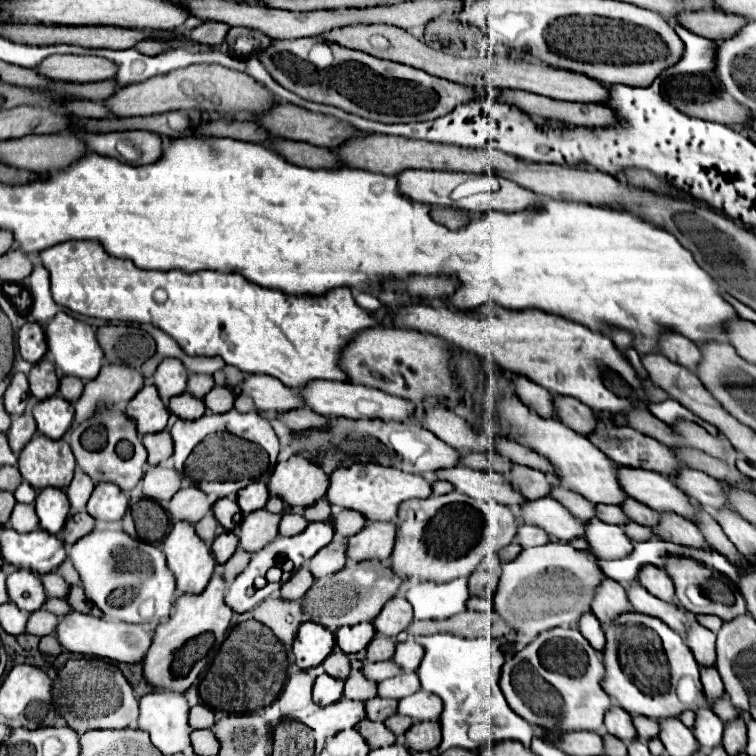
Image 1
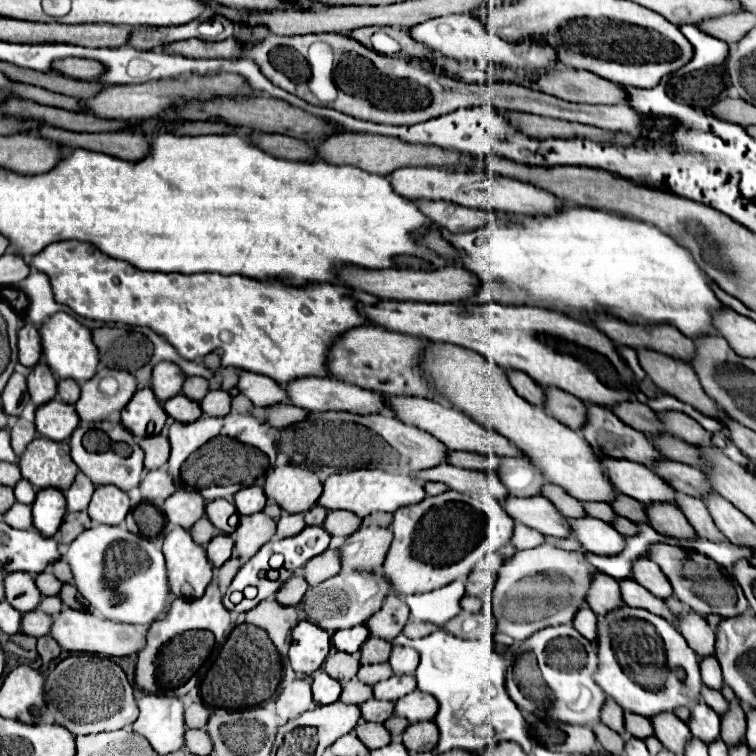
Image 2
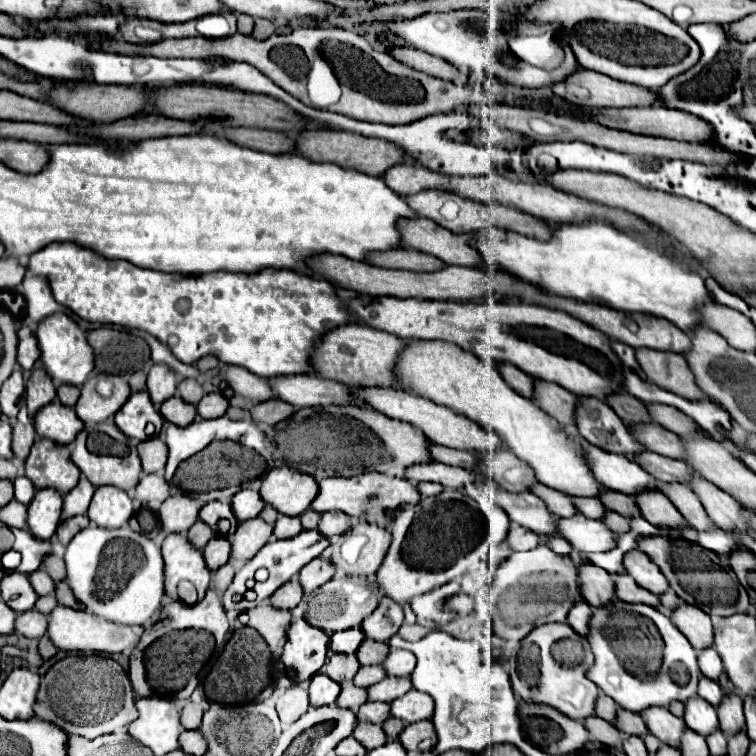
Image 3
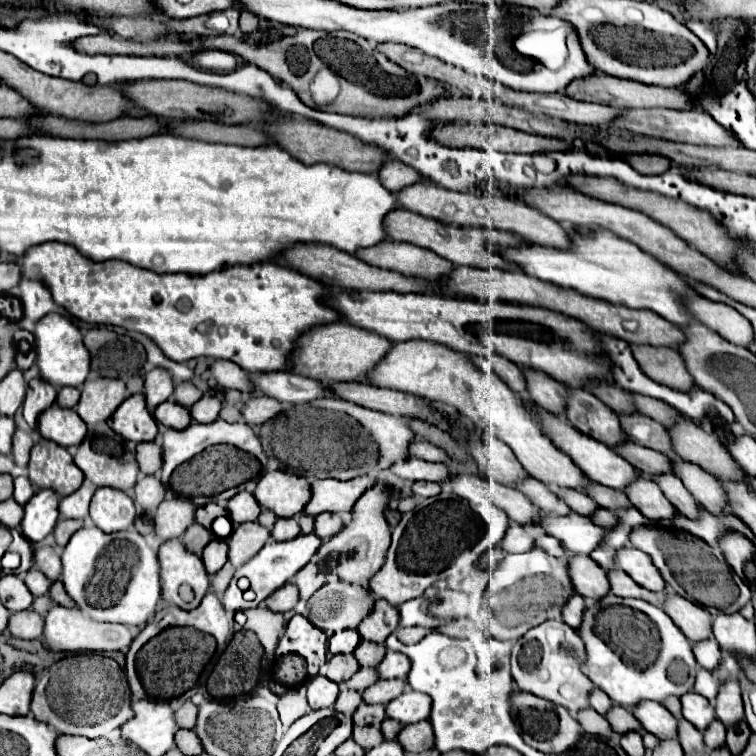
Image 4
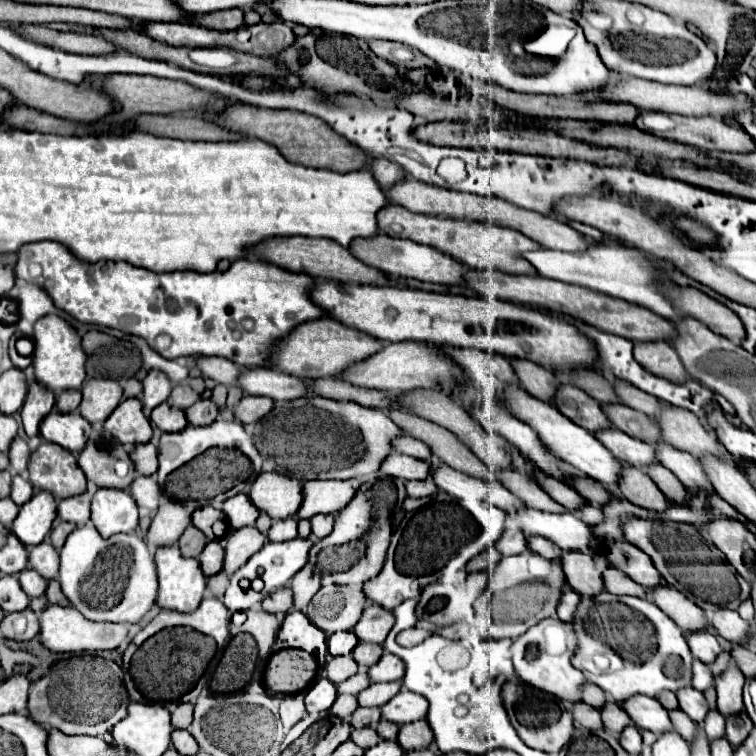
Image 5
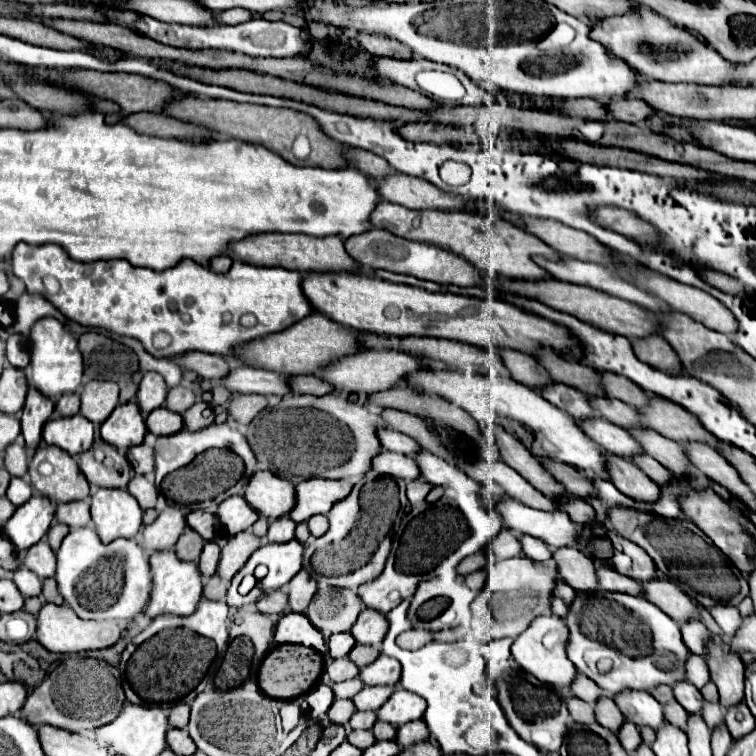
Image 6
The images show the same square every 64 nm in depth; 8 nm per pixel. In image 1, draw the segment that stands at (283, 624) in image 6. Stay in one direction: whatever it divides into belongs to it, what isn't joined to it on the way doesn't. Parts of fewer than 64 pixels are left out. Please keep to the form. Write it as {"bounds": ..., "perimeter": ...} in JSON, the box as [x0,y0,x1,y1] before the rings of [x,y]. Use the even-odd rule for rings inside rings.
{"bounds":[294,622,334,670],"perimeter":[[[304,622],[294,638],[294,658],[300,670],[316,668],[334,648],[334,634],[320,624]]]}

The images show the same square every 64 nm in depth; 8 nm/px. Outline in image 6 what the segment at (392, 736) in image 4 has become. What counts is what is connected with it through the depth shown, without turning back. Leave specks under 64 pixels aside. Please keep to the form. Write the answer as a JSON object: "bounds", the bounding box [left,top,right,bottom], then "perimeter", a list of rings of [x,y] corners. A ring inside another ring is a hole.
{"bounds":[372,722,396,740],"perimeter":[[[376,722],[372,728],[376,740],[394,740],[396,738],[396,728],[388,722]]]}

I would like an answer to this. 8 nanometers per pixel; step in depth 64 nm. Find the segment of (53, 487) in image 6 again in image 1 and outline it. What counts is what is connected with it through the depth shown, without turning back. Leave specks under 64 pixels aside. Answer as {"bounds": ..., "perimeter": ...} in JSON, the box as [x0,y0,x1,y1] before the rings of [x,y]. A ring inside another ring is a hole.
{"bounds":[18,434,74,490],"perimeter":[[[36,434],[18,458],[18,468],[22,478],[36,490],[54,486],[68,488],[74,476],[74,456],[70,446],[64,440],[50,440],[42,434]]]}

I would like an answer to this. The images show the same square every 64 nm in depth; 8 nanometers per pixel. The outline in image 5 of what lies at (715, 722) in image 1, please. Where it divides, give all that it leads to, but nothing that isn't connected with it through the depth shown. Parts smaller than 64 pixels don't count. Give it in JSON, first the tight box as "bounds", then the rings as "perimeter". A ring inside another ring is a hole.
{"bounds":[676,688,710,724],"perimeter":[[[682,688],[682,692],[676,692],[678,696],[678,702],[680,702],[680,708],[698,724],[704,722],[706,718],[706,712],[710,710],[706,698],[702,692],[698,692],[696,688]]]}

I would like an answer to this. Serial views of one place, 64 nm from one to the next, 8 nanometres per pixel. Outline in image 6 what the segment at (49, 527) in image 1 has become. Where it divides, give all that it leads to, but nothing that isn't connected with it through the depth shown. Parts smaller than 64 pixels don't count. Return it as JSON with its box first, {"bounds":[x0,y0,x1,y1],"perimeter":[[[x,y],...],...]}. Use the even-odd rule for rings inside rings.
{"bounds":[2,496,54,554],"perimeter":[[[32,496],[26,504],[18,506],[10,520],[2,526],[4,536],[14,546],[14,552],[20,554],[40,542],[48,532],[54,518],[54,504],[44,496]]]}

